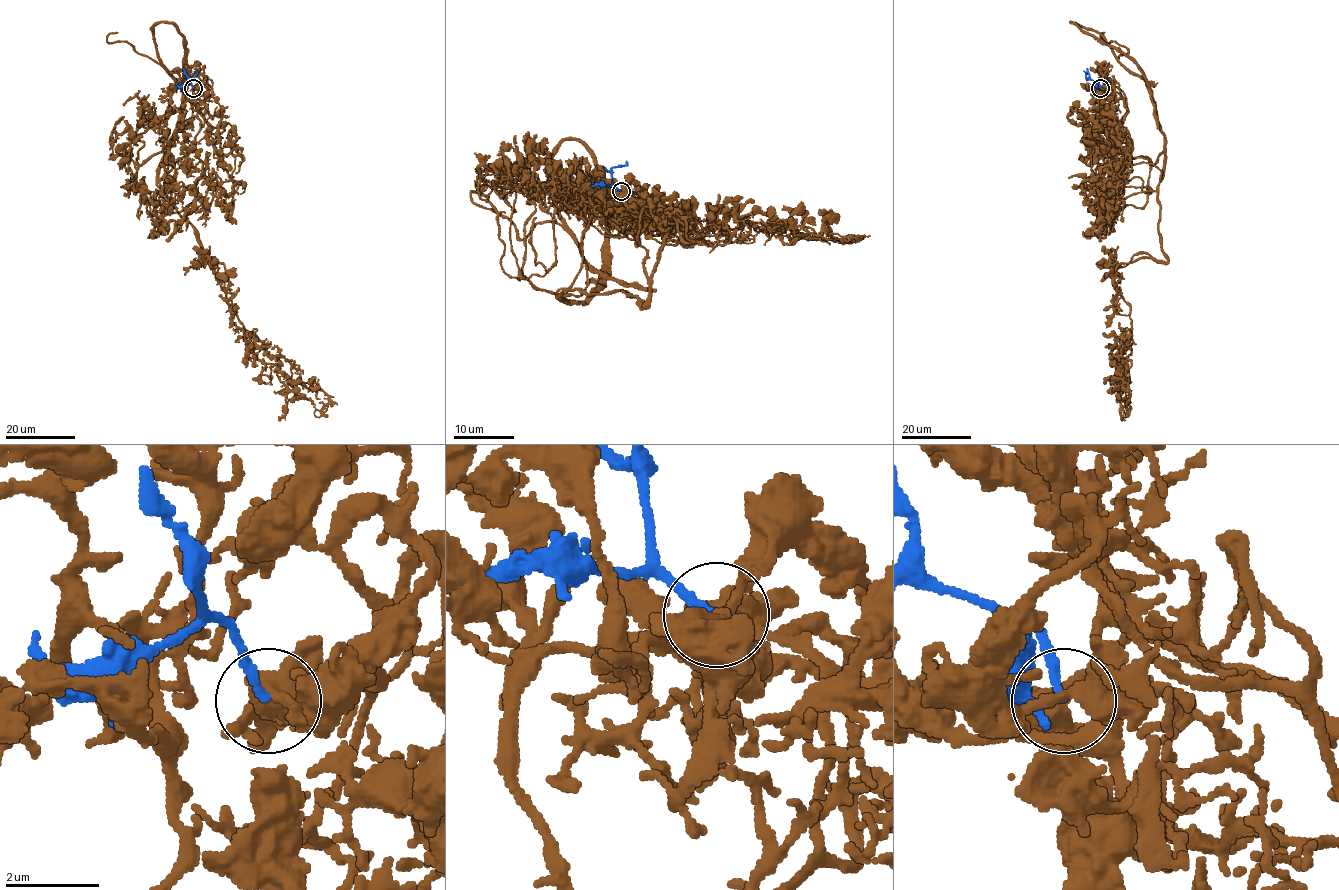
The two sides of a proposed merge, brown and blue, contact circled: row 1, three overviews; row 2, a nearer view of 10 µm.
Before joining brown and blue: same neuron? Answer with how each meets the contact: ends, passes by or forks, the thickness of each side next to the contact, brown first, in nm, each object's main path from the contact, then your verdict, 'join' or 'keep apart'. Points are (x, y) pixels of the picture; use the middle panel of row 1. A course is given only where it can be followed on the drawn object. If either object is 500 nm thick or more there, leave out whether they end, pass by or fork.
brown passes by | blue ends | 360/180 nm | brown via (622, 190), (632, 239), (589, 224), (562, 293), (644, 306), (677, 213), (713, 246), (831, 233) | blue via (620, 190), (613, 183), (611, 169), (626, 165), (626, 160) | keep apart

